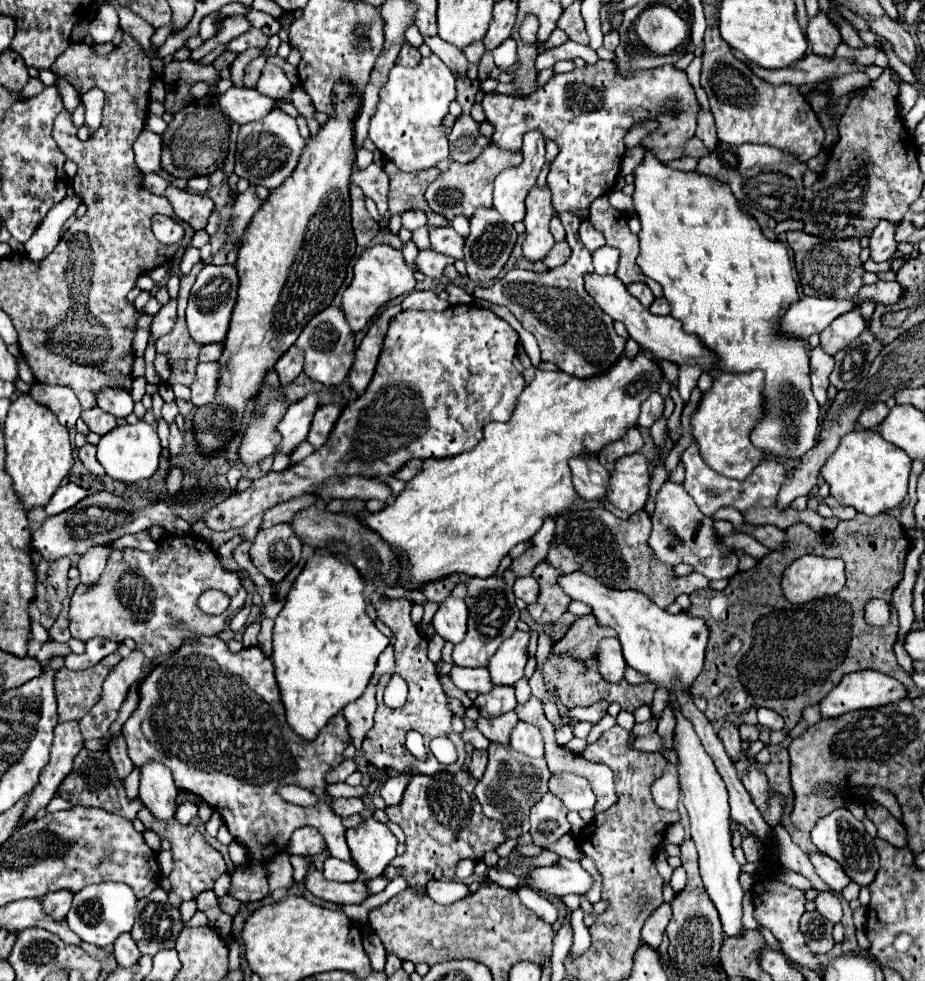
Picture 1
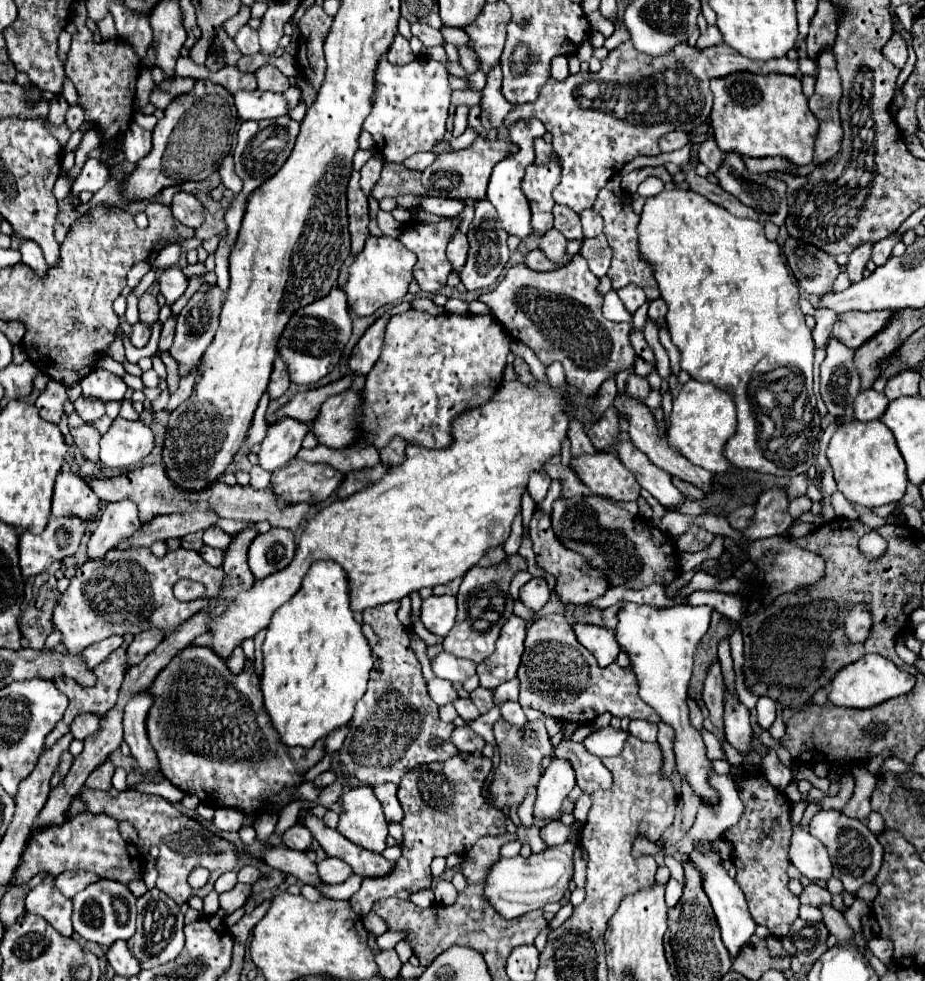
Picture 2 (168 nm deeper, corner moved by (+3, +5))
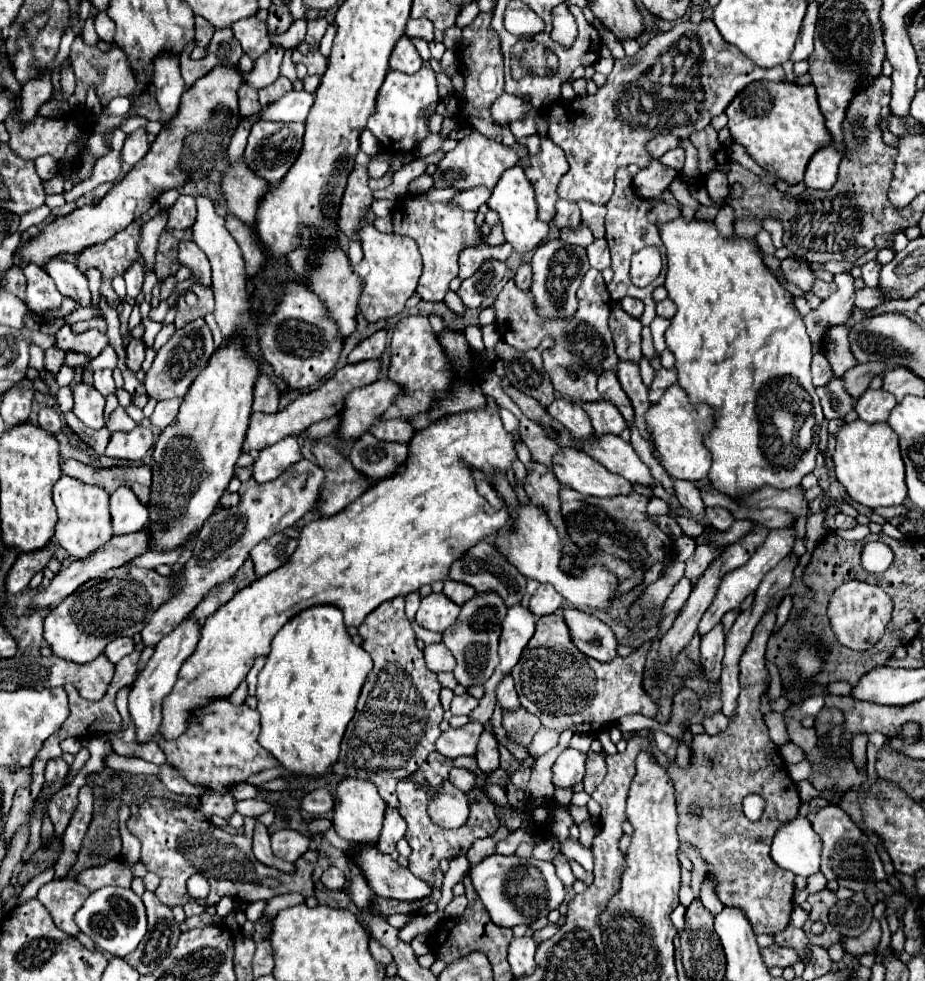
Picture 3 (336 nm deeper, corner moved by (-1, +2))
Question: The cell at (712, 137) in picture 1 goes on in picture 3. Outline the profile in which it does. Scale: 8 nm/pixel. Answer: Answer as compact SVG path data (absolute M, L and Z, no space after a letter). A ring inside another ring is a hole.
M714 170L714 172L706 174L706 182L704 182L704 186L706 186L708 194L710 194L716 202L724 200L726 194L728 194L728 180L726 180L726 174L724 174L724 172Z

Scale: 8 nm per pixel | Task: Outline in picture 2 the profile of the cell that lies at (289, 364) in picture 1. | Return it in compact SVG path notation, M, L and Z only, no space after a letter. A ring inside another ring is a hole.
M276 357L274 367L272 367L272 375L270 375L270 383L268 383L268 389L266 389L270 401L282 397L284 391L288 389L288 385L290 385L290 381L288 381L286 365L284 365L284 361L280 357Z

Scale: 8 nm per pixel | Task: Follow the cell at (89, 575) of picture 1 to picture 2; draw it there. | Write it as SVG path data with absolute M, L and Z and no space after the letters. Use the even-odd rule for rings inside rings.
M130 501L108 503L98 519L98 527L88 543L88 559L98 559L110 551L112 545L126 539L142 527L138 511Z

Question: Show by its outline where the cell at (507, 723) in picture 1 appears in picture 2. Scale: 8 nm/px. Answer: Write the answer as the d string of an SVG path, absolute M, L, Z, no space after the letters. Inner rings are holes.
M456 699L454 701L454 707L456 707L456 711L458 711L458 715L464 719L464 721L472 721L472 719L476 719L478 717L478 709L474 707L474 703L470 701L470 699Z

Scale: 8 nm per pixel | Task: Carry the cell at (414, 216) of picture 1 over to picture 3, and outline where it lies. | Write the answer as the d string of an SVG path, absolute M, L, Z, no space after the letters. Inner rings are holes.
M478 186L478 188L470 188L470 190L464 190L464 192L458 192L448 204L452 208L478 210L482 204L486 204L488 198L490 198L490 190L486 190L484 186Z

